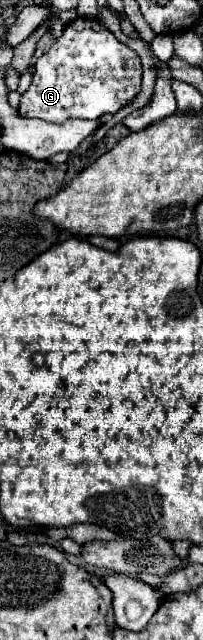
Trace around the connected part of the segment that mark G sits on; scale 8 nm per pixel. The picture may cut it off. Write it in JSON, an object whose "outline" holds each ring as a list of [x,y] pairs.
{"outline":[[[76,18],[74,22],[66,24],[56,44],[34,64],[32,82],[30,88],[20,98],[18,112],[22,118],[40,118],[46,122],[100,118],[104,114],[114,114],[120,108],[124,108],[140,92],[140,80],[142,80],[142,64],[132,48],[122,44],[100,20]]]}

